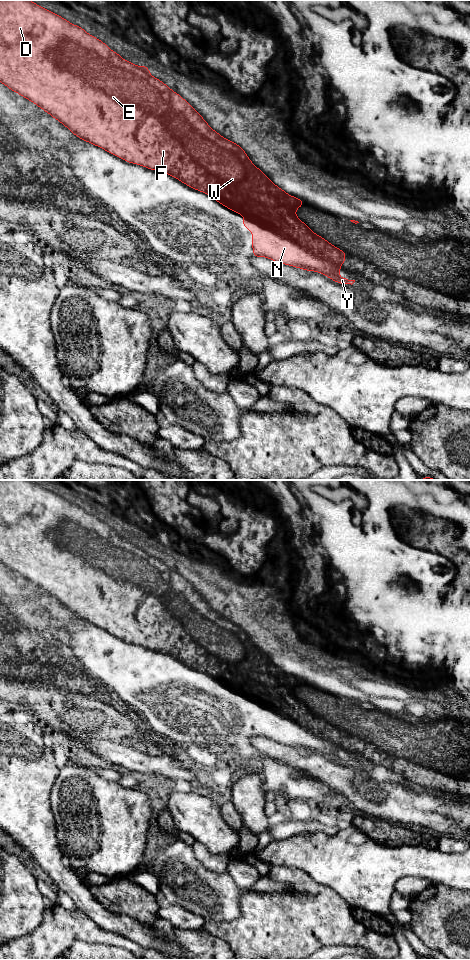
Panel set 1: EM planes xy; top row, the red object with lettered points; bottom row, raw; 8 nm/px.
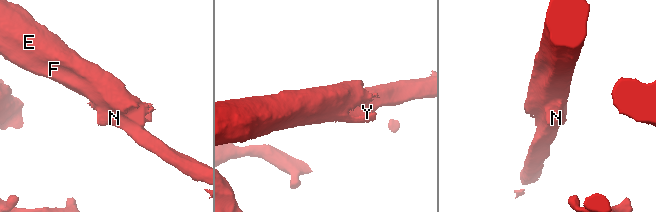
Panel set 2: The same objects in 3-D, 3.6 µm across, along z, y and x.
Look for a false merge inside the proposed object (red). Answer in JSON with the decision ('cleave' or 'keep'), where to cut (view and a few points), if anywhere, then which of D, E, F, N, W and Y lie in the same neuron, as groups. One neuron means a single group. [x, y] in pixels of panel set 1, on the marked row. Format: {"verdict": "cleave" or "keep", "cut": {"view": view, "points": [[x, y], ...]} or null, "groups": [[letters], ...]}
{"verdict": "cleave", "cut": {"view": "xy", "points": [[246, 217], [294, 240], [303, 248]]}, "groups": [["D", "E", "F", "W"], ["N", "Y"]]}

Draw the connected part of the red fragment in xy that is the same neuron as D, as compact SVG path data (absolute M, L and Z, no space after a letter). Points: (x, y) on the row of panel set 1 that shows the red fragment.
M0 0L0 82L13 92L16 92L25 99L35 103L39 108L58 120L81 140L100 147L128 163L141 165L145 168L175 177L190 188L209 195L231 211L254 221L281 236L285 236L295 241L313 255L323 260L328 260L336 266L345 264L345 258L347 255L344 251L333 246L323 237L315 234L296 216L295 211L299 207L305 205L305 202L297 197L287 194L283 189L272 183L269 177L252 163L241 146L222 137L218 132L213 130L189 102L183 99L178 93L171 90L165 83L156 77L153 77L150 74L147 65L137 66L128 60L124 60L117 52L111 50L98 38L87 33L82 27L70 23L63 17L44 9L30 0Z

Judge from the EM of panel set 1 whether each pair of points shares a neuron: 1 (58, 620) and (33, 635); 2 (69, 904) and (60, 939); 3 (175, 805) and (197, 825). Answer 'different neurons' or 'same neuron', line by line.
1: different neurons
2: different neurons
3: same neuron

